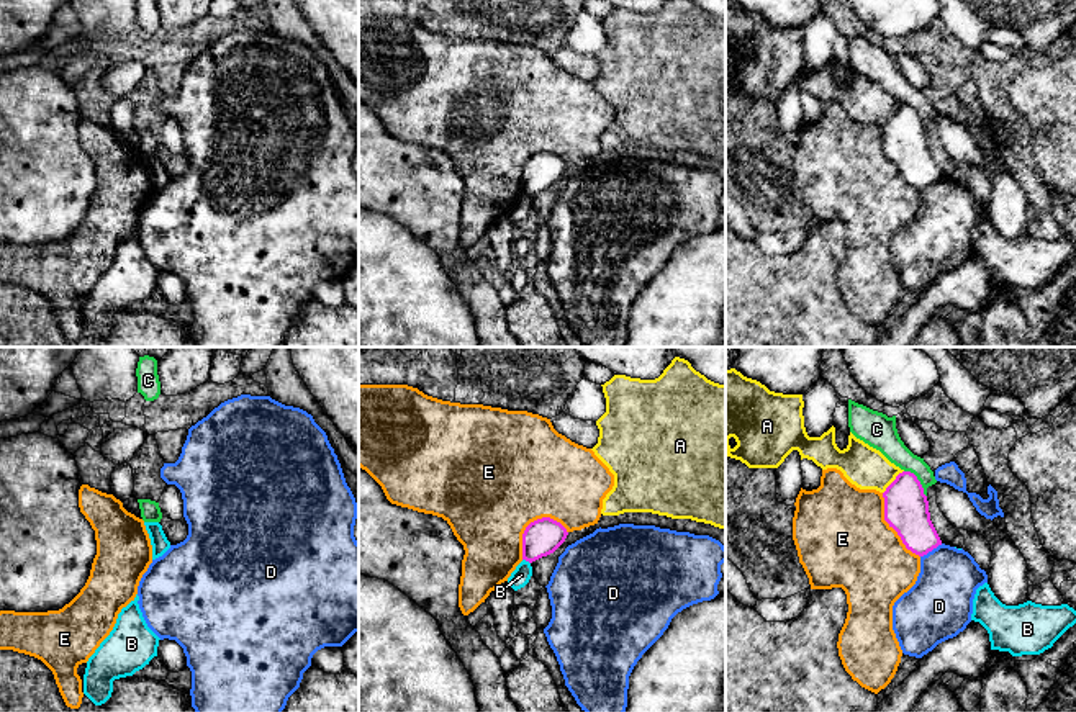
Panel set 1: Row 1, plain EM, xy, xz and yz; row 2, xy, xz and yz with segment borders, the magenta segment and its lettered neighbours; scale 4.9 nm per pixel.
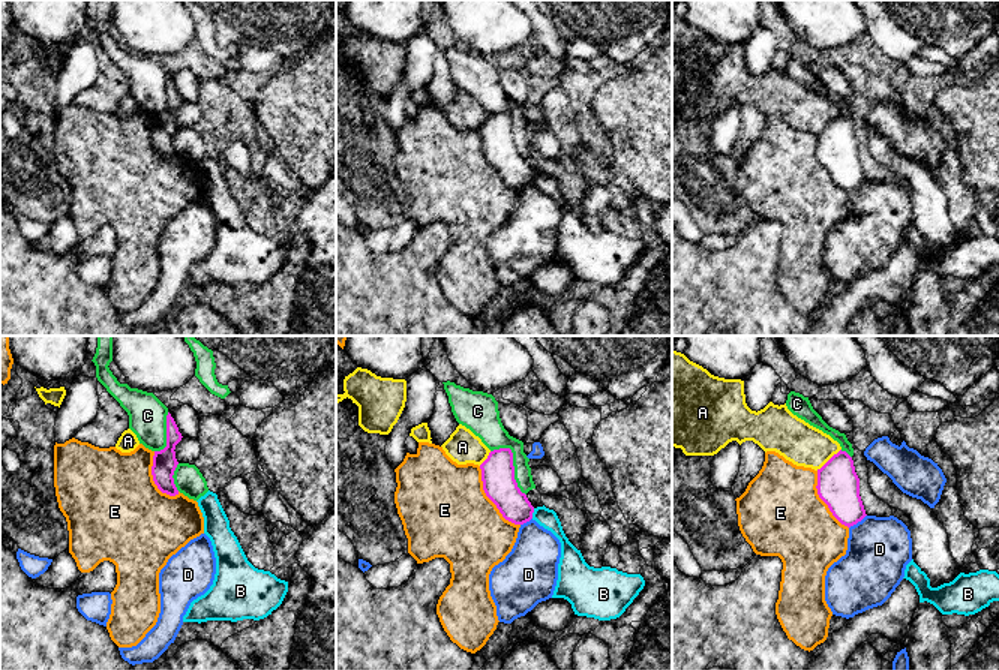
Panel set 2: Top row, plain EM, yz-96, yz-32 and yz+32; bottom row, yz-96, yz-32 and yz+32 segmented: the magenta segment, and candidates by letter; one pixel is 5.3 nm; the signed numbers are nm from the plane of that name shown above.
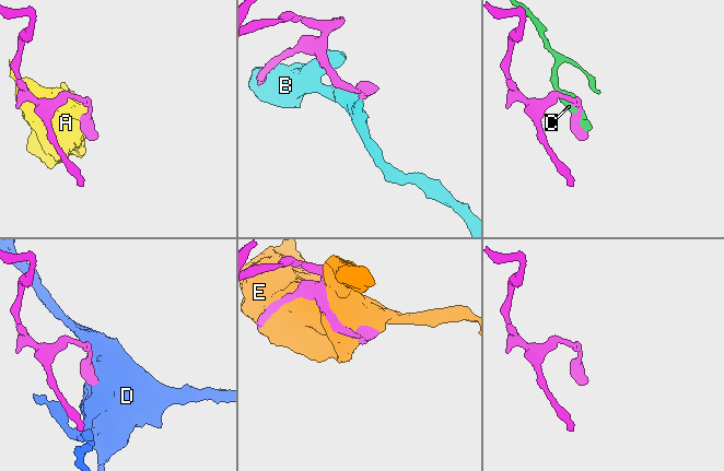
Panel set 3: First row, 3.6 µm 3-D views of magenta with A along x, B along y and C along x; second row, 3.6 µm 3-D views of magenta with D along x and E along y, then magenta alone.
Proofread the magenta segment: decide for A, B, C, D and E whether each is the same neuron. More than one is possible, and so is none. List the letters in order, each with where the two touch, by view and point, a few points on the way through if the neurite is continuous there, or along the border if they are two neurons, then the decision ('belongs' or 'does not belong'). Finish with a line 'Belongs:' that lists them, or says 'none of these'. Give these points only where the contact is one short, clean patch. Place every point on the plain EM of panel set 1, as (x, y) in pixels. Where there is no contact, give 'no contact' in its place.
A: yz (893, 115) | along yz (903, 103), (883, 126) | does not belong
B: xz (526, 193) | along xz (523, 192), (529, 197) | does not belong
C: yz (919, 115) | does not belong
D: yz (931, 184) | along yz (942, 177), (921, 190) | does not belong
E: xz (531, 156) | does not belong
Belongs: none of these

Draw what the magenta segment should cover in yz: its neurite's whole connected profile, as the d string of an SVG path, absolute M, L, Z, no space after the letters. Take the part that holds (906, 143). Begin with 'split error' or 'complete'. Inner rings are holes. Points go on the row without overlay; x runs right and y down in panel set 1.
complete; M902 105L883 126L884 154L912 187L924 190L942 173L930 154L929 134L917 110Z

